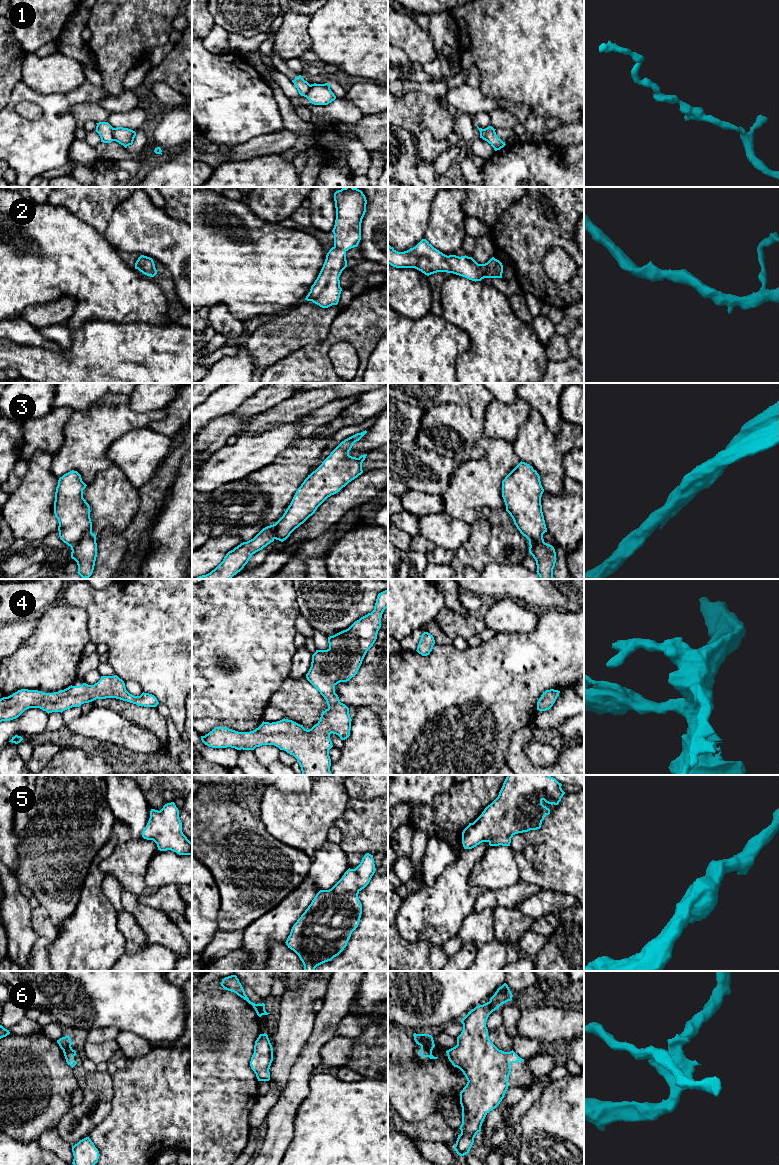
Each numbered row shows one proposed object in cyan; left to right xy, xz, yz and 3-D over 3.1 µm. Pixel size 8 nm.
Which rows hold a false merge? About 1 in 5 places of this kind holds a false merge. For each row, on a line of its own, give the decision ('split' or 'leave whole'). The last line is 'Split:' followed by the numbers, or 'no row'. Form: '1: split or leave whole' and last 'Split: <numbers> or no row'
1: split
2: leave whole
3: split
4: leave whole
5: leave whole
6: split
Split: 1, 3, 6

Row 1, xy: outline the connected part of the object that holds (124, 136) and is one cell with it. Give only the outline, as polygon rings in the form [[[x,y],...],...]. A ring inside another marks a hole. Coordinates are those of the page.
[[[117,127],[113,129],[112,136],[114,141],[127,148],[133,144],[136,132],[128,128]]]

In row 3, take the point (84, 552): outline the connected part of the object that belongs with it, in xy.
[[[85,534],[81,540],[71,547],[71,558],[77,562],[78,574],[83,578],[89,578],[94,570],[97,557],[96,535]]]

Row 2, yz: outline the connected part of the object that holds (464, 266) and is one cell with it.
[[[426,239],[415,247],[398,252],[388,244],[388,264],[396,268],[415,268],[429,276],[437,272],[453,273],[472,281],[484,278],[502,278],[503,265],[492,257],[485,264],[478,264],[472,257],[445,255]]]

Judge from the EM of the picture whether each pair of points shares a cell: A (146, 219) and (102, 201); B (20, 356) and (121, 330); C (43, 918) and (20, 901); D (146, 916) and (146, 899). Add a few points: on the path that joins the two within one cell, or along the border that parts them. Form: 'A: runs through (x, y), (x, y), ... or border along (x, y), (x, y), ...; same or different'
A: border along (128, 197), (114, 210), (105, 228); different
B: runs through (45, 359), (92, 359), (96, 355); same
C: border along (31, 910), (31, 926), (37, 933); different
D: border along (137, 896), (141, 903), (162, 911), (167, 915); different

